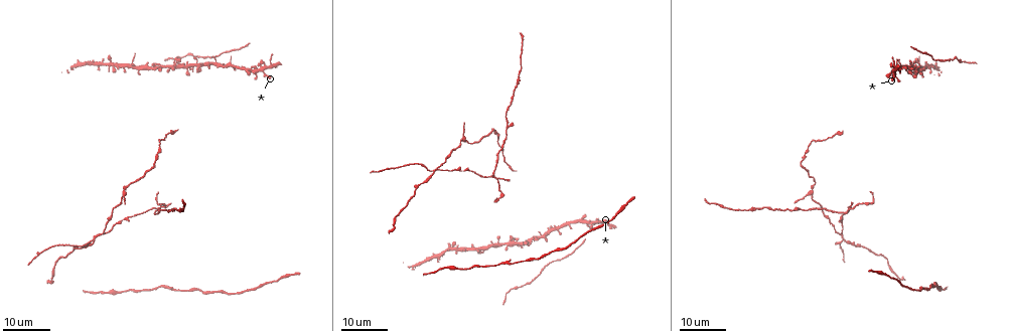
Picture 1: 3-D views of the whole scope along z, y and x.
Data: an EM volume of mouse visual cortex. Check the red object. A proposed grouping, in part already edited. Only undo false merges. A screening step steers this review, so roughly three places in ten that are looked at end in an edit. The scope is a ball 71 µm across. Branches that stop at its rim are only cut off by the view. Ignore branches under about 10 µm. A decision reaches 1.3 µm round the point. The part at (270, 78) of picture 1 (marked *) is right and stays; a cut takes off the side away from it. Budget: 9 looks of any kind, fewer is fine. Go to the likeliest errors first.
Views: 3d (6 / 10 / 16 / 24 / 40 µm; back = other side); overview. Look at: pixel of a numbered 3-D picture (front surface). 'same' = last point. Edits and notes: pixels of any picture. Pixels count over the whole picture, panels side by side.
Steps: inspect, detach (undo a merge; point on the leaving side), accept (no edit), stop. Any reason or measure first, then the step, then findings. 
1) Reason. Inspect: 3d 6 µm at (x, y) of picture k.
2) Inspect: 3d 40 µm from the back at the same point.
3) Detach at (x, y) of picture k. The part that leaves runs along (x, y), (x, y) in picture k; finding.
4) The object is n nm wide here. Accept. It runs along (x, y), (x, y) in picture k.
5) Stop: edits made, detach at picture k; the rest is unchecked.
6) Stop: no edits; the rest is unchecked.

A fork. Inspect: 3d 24 µm at (97, 235) of picture 1.

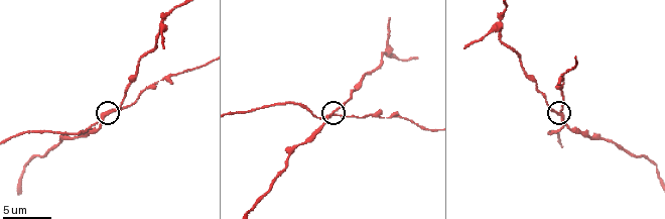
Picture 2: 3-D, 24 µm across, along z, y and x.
Inspect: 3d 6 µm at (108, 111) of picture 2.

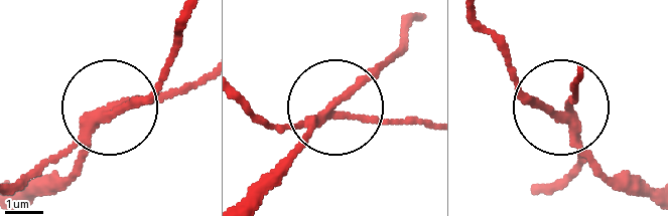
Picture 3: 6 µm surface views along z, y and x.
3 arms meet here. Detach at (132, 108) of picture 3. The part that leaves runs along (100, 125), (154, 85), (179, 18) in picture 3; a second neuron is stuck on.

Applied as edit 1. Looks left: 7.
Small branch off a trunk. Inspect: 3d 24 µm at (847, 209) of picture 1.

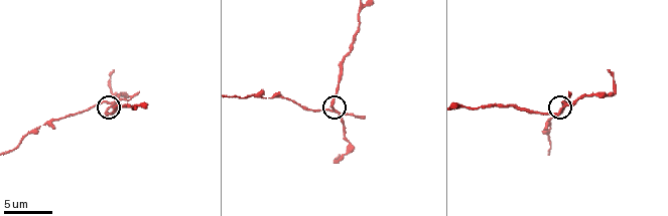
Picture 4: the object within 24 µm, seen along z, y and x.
Inspect: 3d 6 µm at (564, 103) of picture 4.

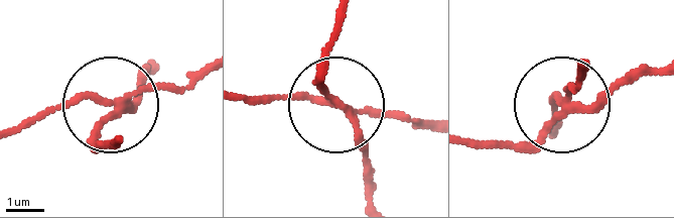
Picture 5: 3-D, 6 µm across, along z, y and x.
From behind. Inspect: 3d 6 µm from the back at (333, 103) of picture 5.

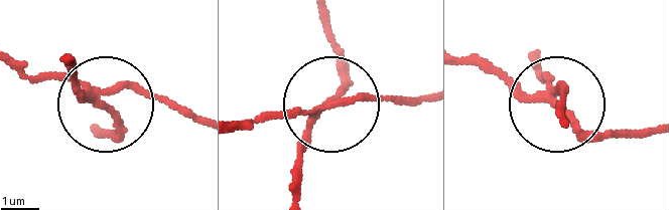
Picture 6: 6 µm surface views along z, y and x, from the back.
The object is 180 nm wide here. Detach at (339, 73) of picture 6. The part that leaves runs along (324, 107), (341, 81), (327, 14) in picture 6; a second neuron is stuck on.

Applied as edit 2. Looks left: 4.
Inspect: 3d 24 µm at (543, 237) of picture 1.

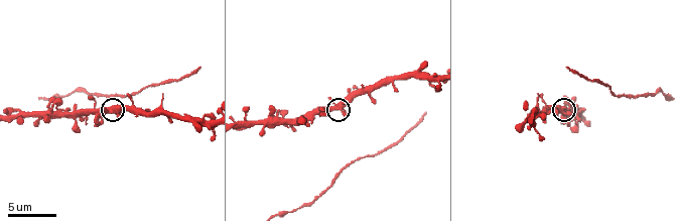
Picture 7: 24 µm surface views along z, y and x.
Closer look. Inspect: 3d 10 µm at (112, 111) of picture 7.

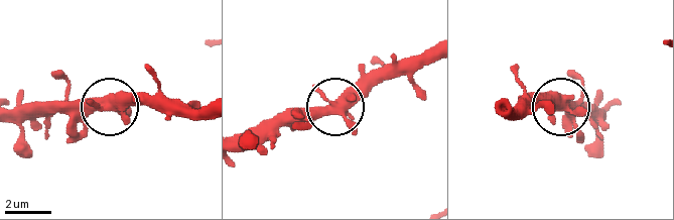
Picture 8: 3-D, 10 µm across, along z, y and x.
Zoom in. Inspect: 3d 6 µm at (338, 110) of picture 8.

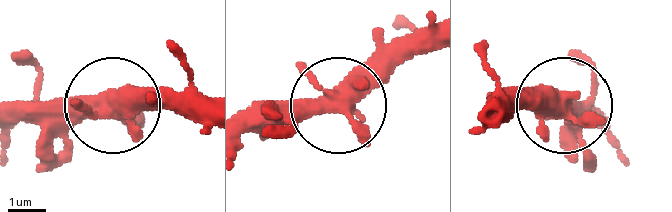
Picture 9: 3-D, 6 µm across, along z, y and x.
5 arms meet here. Accept. It runs along (481, 125), (529, 104), (567, 104), (593, 160) in picture 9; all the same neuron.

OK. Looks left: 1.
Stop: edits made, detach at picture 3, detach at picture 6; the rest is unchecked.

